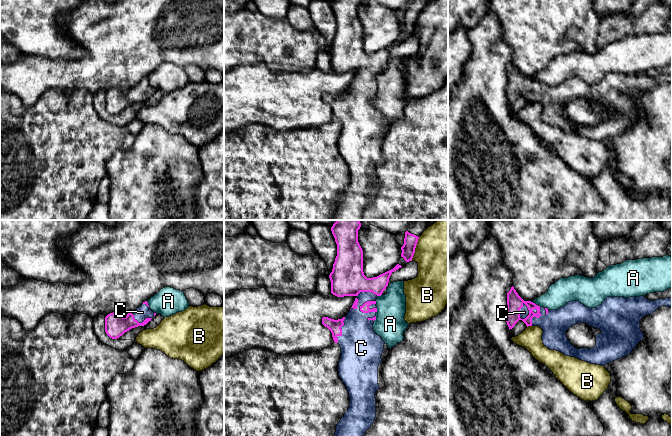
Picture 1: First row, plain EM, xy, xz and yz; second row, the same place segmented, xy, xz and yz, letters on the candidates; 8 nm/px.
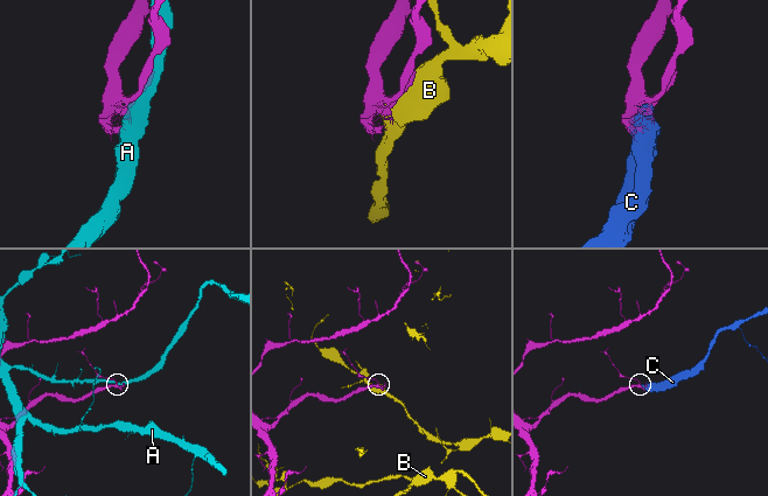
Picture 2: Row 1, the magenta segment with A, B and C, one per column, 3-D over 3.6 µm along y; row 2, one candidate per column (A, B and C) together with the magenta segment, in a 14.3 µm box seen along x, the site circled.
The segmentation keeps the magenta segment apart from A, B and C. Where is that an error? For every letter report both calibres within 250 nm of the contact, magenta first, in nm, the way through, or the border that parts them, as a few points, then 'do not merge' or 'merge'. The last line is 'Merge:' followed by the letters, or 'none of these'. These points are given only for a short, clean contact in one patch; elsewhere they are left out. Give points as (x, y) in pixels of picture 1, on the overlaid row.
A: 130 nm thick on the magenta side, 190 nm on the other; do not merge
B: 110 nm thick on the magenta side, 480 nm on the other; do not merge
C: 280 nm thick on the magenta side, 200 nm on the other; merge
Merge: C

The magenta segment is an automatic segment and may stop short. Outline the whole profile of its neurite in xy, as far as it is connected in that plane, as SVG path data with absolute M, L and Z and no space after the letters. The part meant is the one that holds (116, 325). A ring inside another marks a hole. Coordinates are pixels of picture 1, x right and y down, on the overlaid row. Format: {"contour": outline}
{"contour": "M145 301L126 317L116 312L108 314L105 317L105 332L110 338L117 339L132 328L146 325L155 315L156 313L149 308Z"}

